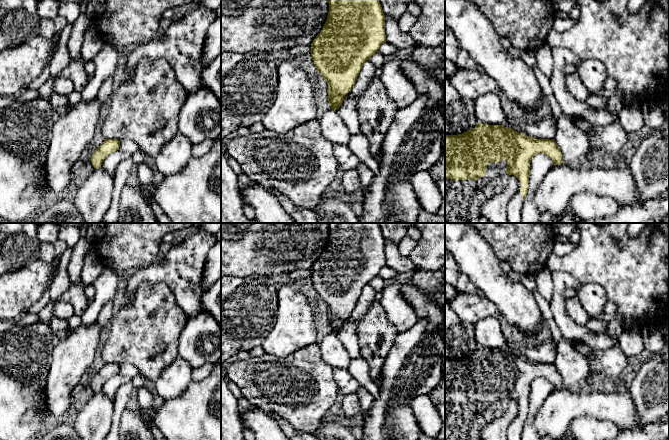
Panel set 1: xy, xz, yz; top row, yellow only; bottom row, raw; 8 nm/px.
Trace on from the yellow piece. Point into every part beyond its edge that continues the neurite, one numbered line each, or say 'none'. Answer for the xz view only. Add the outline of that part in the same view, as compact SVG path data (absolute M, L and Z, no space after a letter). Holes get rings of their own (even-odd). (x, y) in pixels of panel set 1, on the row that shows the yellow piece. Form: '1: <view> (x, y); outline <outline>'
none

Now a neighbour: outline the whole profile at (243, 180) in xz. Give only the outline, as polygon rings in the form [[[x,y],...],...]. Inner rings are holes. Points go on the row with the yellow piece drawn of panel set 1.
[[[241,173],[238,175],[238,188],[244,188],[253,185],[255,182],[252,181],[246,174]]]

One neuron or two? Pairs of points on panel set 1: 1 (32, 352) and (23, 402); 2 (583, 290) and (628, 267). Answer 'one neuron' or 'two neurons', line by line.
1: one neuron
2: two neurons

